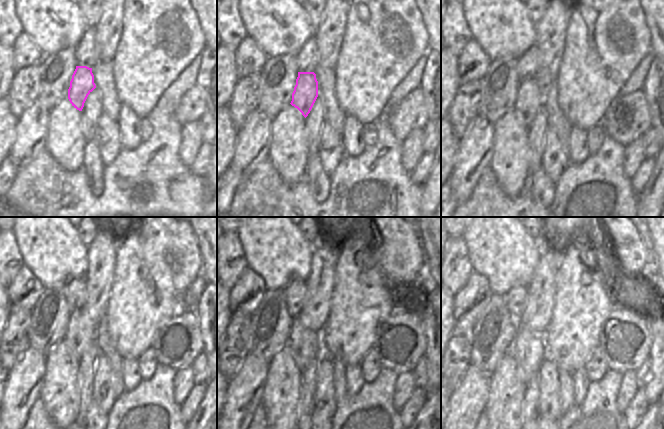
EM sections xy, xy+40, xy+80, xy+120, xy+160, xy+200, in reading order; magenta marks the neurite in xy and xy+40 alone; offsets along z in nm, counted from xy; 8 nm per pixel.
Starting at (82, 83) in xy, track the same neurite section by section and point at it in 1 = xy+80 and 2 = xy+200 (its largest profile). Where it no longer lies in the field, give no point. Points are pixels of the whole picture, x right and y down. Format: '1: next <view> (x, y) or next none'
1: next xy+80 (528, 97)
2: next xy+200 (529, 358)

